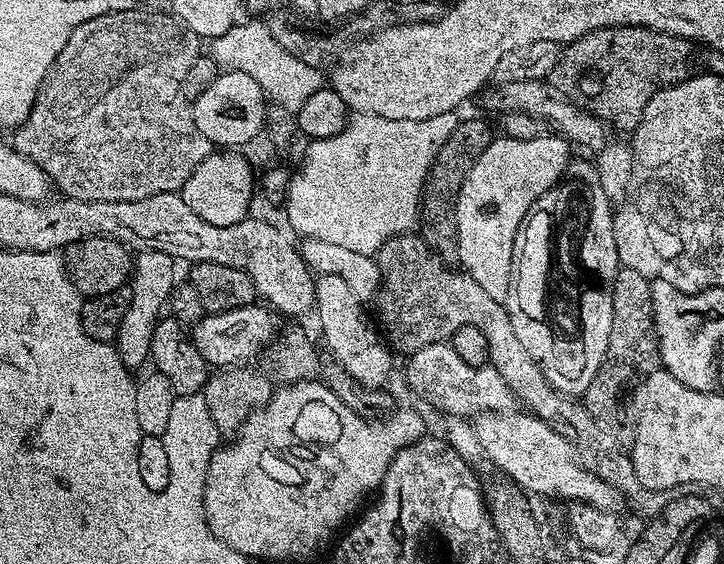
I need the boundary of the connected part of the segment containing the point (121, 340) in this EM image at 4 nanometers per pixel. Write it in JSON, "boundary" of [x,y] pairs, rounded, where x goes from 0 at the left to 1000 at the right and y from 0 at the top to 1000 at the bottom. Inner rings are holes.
{"boundary":[[[195,445],[185,461],[185,498],[181,502],[182,534],[169,564],[166,589],[157,605],[159,615],[171,637],[178,654],[188,656],[198,638],[203,640],[210,629],[210,594],[222,566],[221,544],[228,544],[229,534],[244,507],[243,491],[244,456],[228,447]]]}

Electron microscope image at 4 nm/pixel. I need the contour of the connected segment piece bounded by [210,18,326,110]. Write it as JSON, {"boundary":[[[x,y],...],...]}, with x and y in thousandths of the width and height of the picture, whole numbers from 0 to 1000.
{"boundary":[[[363,34],[343,35],[338,43],[329,39],[322,50],[312,53],[312,60],[291,66],[290,78],[290,98],[305,122],[345,133],[376,184],[387,184],[399,195],[413,195],[435,163],[449,154],[449,129],[441,121],[414,110],[406,96],[384,82]]]}

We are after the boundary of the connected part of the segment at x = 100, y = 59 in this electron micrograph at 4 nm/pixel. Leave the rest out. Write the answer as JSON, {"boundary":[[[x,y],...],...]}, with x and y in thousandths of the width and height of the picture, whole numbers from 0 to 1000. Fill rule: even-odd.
{"boundary":[[[145,25],[137,32],[123,34],[120,39],[112,41],[109,50],[105,50],[94,64],[91,82],[83,90],[83,103],[72,112],[72,121],[66,128],[66,137],[61,140],[54,170],[50,172],[50,184],[44,190],[44,199],[40,202],[37,213],[21,229],[19,239],[15,243],[14,254],[23,270],[29,270],[36,280],[41,280],[52,294],[58,294],[58,301],[64,307],[69,319],[83,335],[88,337],[87,346],[101,355],[145,355],[146,358],[185,358],[196,351],[207,351],[218,344],[229,344],[231,340],[247,342],[254,333],[256,326],[272,307],[272,298],[287,275],[294,268],[296,255],[280,241],[279,234],[273,230],[269,222],[268,202],[265,200],[267,186],[262,183],[262,172],[254,160],[254,142],[265,128],[268,110],[275,106],[279,98],[279,67],[268,53],[260,50],[258,41],[250,39],[239,30],[225,25]]]}

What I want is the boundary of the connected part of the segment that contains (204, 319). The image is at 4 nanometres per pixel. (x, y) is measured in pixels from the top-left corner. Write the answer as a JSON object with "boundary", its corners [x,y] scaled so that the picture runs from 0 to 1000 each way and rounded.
{"boundary":[[[359,544],[298,550],[291,557],[278,560],[264,576],[265,605],[273,624],[294,654],[315,656],[322,649],[341,647],[337,645],[341,638],[351,637],[376,601],[378,601],[377,605],[383,601],[381,587],[387,582],[388,562],[369,544],[365,544],[366,548]]]}

